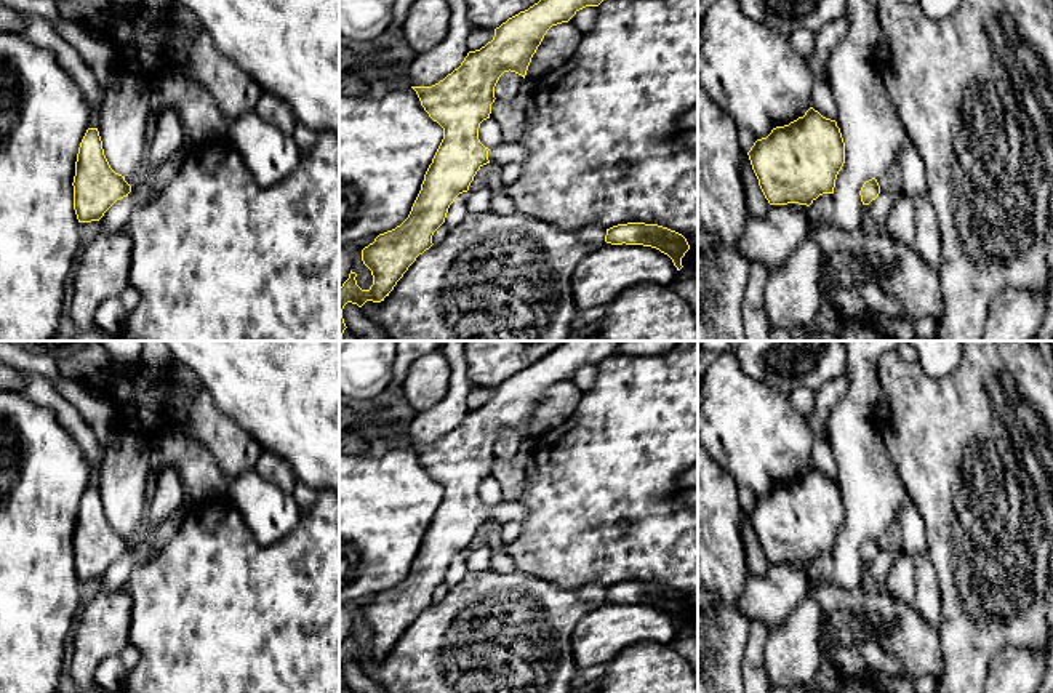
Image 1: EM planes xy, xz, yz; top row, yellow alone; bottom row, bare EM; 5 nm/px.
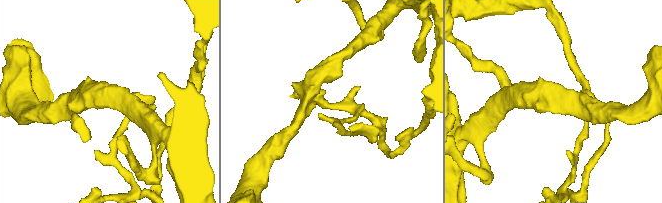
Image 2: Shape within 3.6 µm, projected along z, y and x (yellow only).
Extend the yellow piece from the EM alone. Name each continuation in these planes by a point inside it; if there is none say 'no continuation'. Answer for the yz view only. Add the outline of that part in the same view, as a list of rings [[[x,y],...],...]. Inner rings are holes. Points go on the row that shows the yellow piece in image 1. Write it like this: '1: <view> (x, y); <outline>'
no continuation

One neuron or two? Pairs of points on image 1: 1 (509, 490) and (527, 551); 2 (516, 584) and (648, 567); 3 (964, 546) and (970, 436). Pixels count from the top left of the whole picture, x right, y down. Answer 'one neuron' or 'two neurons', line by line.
1: two neurons
2: two neurons
3: one neuron

